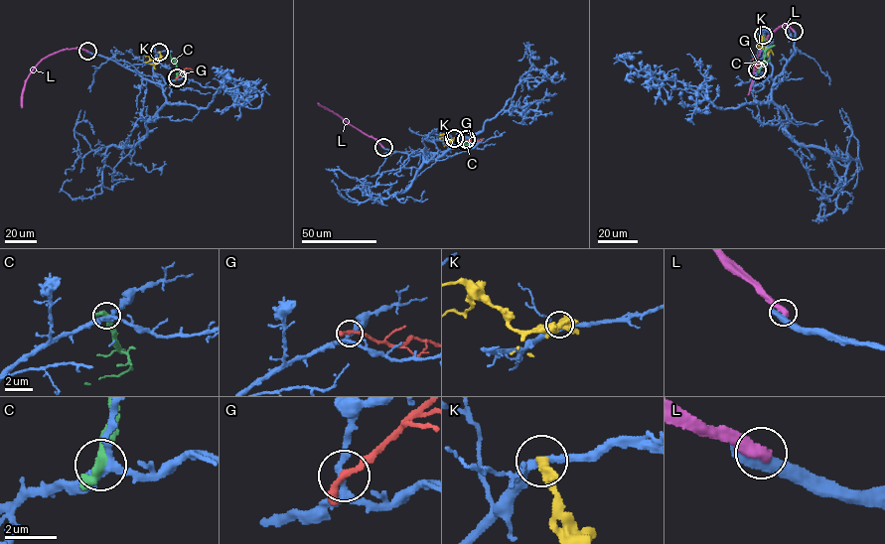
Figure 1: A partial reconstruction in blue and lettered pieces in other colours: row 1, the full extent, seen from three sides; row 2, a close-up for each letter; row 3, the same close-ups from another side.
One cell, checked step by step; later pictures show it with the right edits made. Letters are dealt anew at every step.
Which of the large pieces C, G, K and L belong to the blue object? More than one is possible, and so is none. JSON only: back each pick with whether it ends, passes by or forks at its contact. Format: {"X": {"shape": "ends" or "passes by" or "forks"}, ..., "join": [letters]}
{"join": []}

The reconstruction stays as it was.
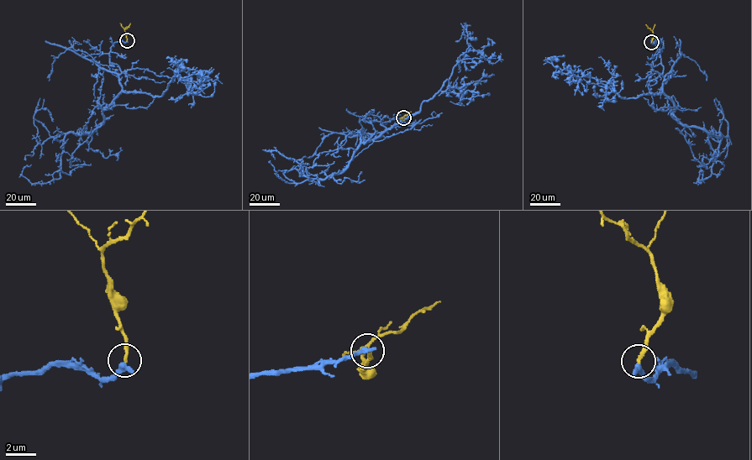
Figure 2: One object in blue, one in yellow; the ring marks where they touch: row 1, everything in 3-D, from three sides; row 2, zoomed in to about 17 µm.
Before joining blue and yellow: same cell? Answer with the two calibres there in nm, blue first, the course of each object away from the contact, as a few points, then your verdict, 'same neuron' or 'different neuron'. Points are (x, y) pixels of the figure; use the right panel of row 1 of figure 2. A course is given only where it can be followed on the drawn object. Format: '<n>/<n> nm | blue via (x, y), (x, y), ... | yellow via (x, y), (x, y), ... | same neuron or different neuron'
380/240 nm | blue via (651, 42), (659, 46), (662, 92), (674, 115), (721, 134), (711, 175), (696, 182), (707, 163) | yellow via (651, 42), (653, 31), (645, 24) | same neuron

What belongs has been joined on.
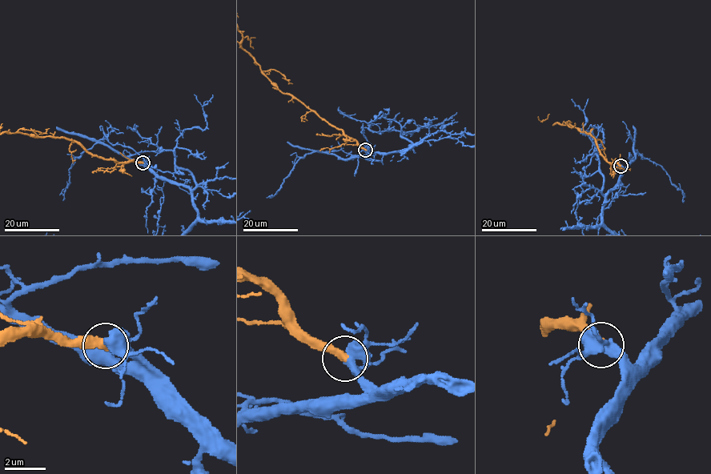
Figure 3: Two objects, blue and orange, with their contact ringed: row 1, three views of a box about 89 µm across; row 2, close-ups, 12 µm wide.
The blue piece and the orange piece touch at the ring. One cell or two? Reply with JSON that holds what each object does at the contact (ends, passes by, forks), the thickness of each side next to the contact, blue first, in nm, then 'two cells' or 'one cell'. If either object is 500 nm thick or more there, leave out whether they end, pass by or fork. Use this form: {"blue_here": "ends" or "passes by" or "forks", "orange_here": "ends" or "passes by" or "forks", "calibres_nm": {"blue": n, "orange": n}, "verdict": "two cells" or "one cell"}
{"blue_here": "forks", "orange_here": "ends", "calibres_nm": {"blue": 400, "orange": 440}, "verdict": "one cell"}

